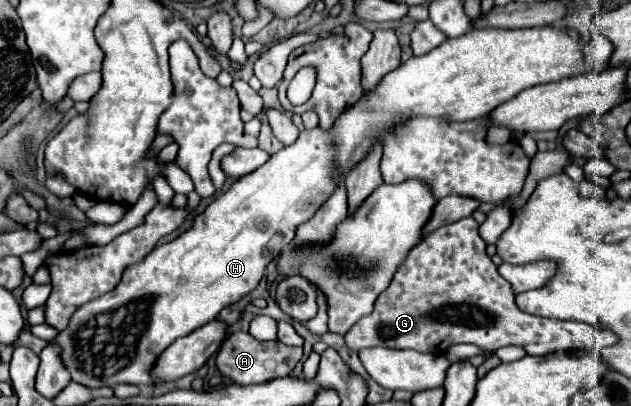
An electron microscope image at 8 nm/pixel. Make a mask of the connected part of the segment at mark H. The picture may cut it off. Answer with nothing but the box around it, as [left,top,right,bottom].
[55,26,613,388]

